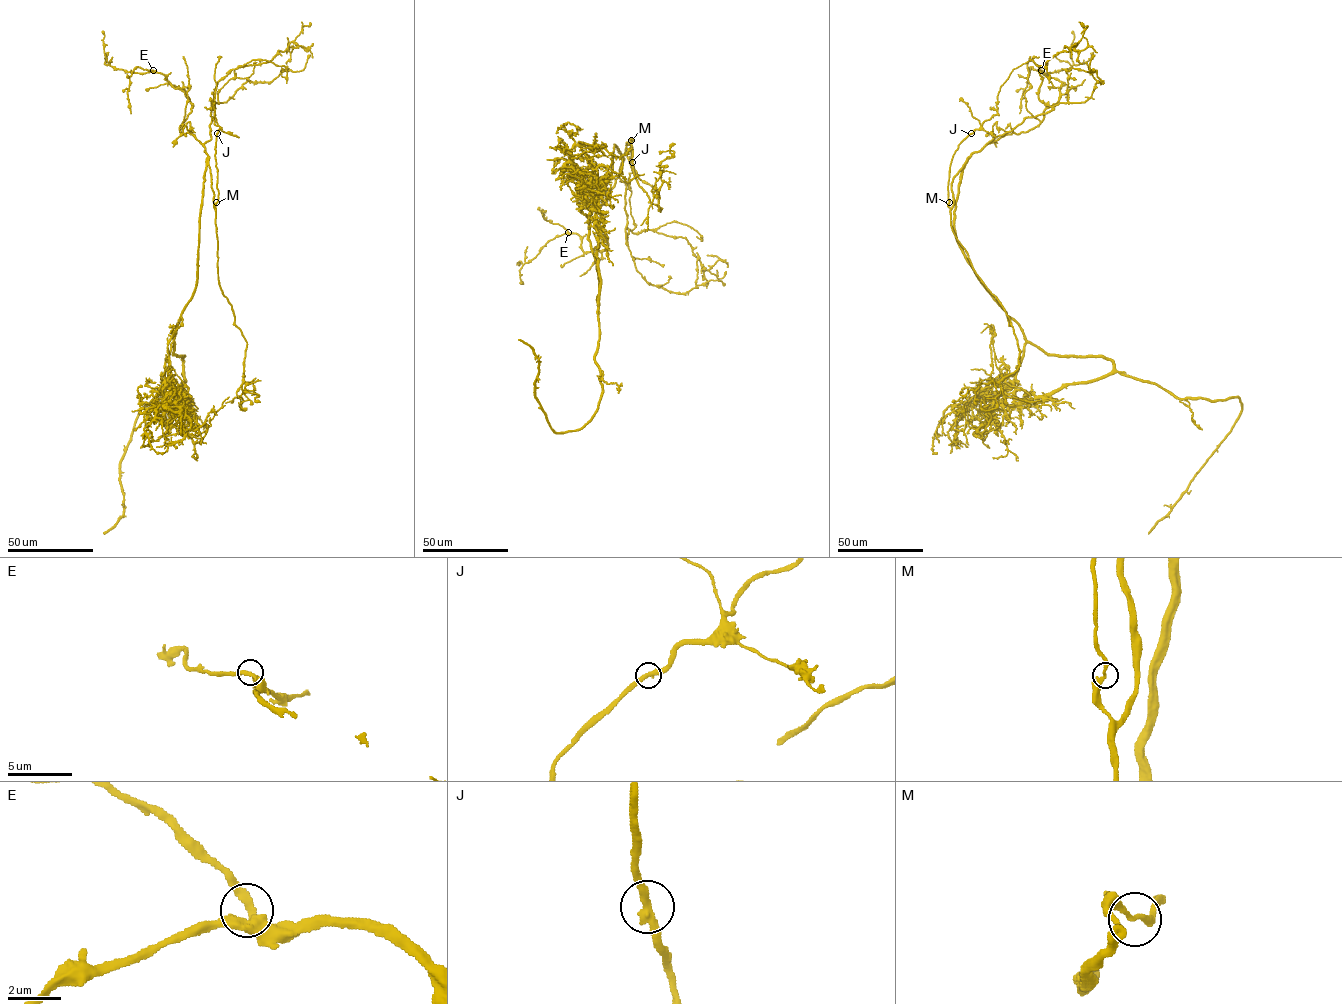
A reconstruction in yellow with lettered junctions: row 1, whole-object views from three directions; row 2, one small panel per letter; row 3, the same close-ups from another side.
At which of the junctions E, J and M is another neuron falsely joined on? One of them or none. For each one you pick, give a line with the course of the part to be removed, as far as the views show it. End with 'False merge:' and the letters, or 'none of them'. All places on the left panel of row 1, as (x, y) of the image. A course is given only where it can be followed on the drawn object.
False merge: none of them

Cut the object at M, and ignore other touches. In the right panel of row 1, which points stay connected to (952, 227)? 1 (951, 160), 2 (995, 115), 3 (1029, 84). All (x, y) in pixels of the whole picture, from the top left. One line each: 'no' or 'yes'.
1: no
2: no
3: yes

